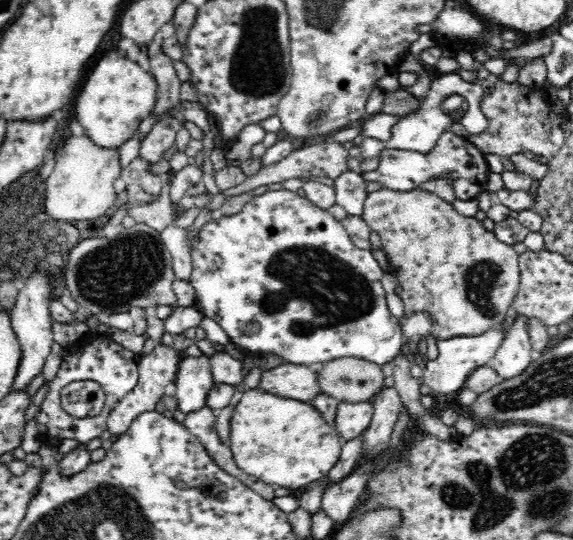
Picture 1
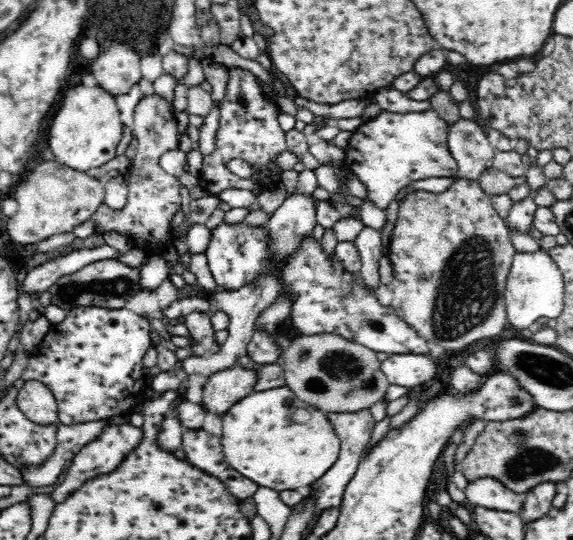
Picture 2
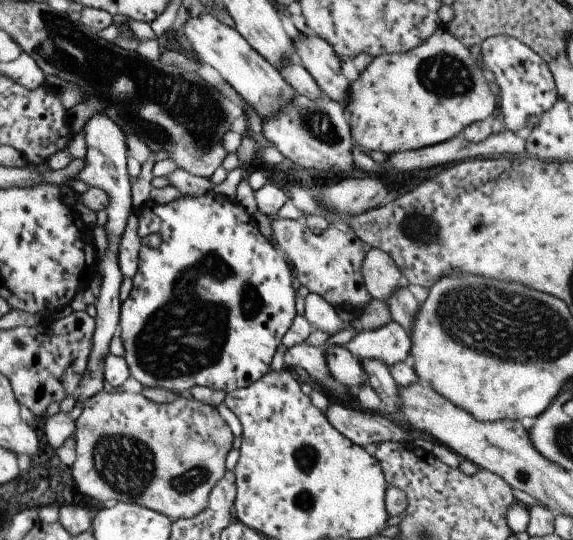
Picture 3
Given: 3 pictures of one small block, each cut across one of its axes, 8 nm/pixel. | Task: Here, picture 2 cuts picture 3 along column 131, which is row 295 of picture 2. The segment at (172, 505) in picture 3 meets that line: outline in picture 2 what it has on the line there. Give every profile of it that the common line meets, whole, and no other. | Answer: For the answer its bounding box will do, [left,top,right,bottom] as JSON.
[388,178,517,351]

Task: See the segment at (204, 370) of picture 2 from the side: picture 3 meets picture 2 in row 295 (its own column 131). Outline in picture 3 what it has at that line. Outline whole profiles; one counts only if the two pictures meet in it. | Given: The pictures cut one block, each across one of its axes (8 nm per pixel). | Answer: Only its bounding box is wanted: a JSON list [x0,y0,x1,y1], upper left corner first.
[117,208,141,280]

